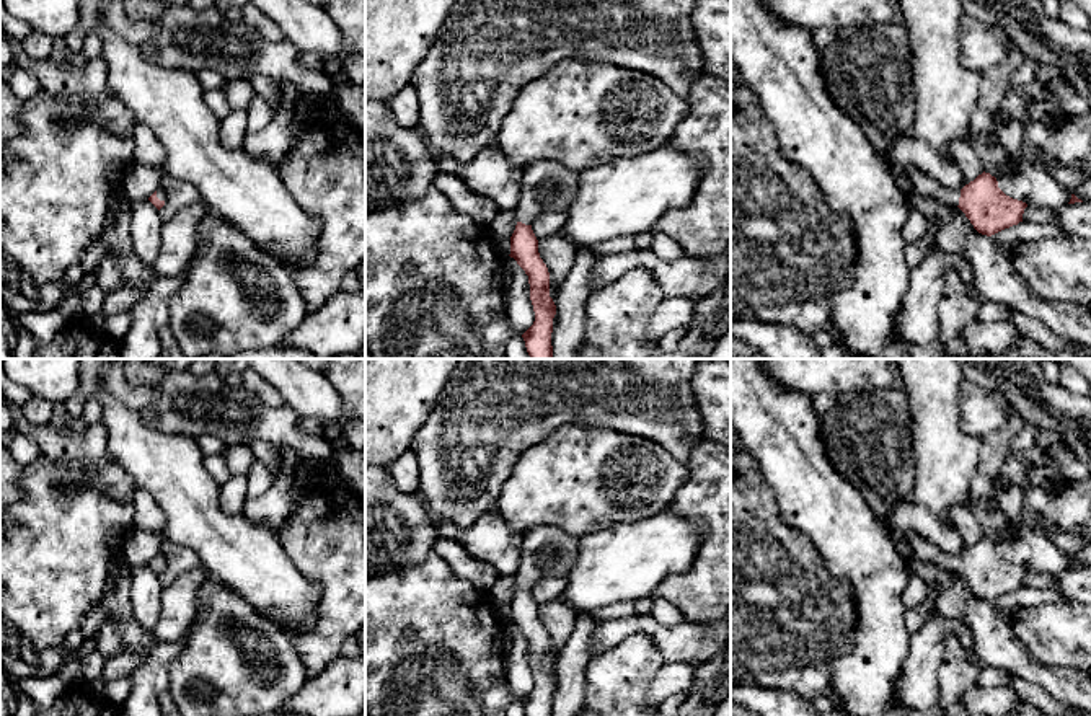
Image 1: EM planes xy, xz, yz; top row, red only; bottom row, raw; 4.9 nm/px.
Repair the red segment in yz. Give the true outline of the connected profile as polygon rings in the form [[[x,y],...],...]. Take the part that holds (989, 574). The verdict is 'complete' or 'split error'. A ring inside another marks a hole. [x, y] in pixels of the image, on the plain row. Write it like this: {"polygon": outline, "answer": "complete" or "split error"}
{"polygon": [[[903,532],[902,541],[908,568],[915,563],[931,563],[959,572],[974,594],[987,602],[1023,587],[1023,579],[1027,572],[1026,568],[1006,561],[998,553],[996,543],[985,537],[961,556],[941,551],[933,541],[917,532]]], "answer": "split error"}

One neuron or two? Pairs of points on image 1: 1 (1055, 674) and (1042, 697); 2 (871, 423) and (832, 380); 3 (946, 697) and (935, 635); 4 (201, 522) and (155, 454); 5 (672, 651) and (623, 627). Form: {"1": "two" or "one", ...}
{"1": "two", "2": "two", "3": "two", "4": "one", "5": "one"}

